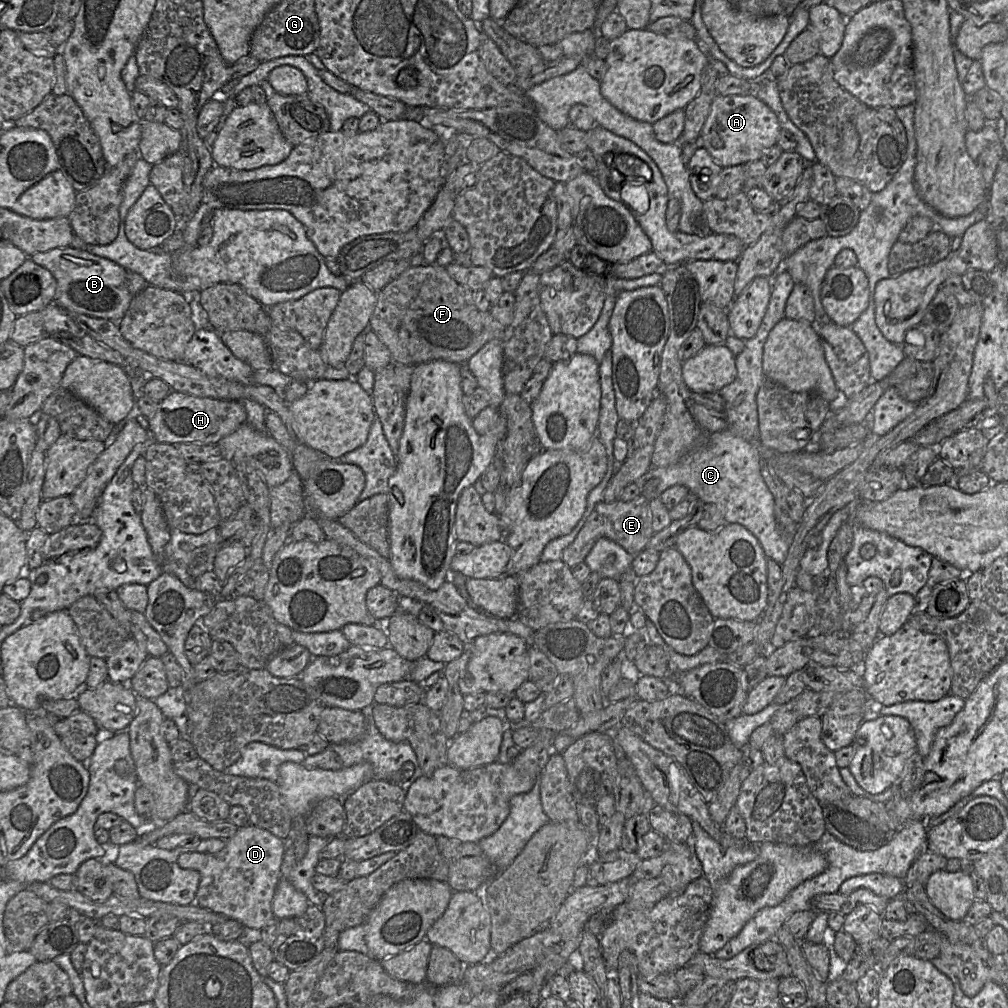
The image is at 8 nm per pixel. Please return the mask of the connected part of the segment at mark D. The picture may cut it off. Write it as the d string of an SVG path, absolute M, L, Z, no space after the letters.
M248 822L238 827L220 851L181 853L178 864L182 868L200 872L200 883L193 904L238 921L245 931L258 932L276 919L272 911L272 898L282 878L284 853L285 843L281 838Z

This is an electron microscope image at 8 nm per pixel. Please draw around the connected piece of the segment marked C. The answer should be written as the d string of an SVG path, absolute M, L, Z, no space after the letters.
M781 269L774 275L772 278L773 291L763 321L755 336L745 340L744 349L741 353L736 355L736 378L733 382L724 386L720 390L720 394L725 401L723 411L725 411L727 415L729 428L714 433L708 433L707 441L696 446L685 456L684 459L665 467L651 466L641 478L646 480L650 478L656 478L659 481L657 488L659 494L662 494L666 488L674 484L682 484L686 486L689 491L698 496L703 502L716 504L722 511L726 523L740 523L751 529L760 539L765 555L773 557L778 562L785 561L790 548L790 543L781 534L778 528L774 515L774 497L762 476L760 456L760 446L762 445L757 444L759 425L756 396L765 378L763 373L764 344L773 327L785 317L787 300L791 294L791 291L793 290L794 285L795 282L787 270Z

